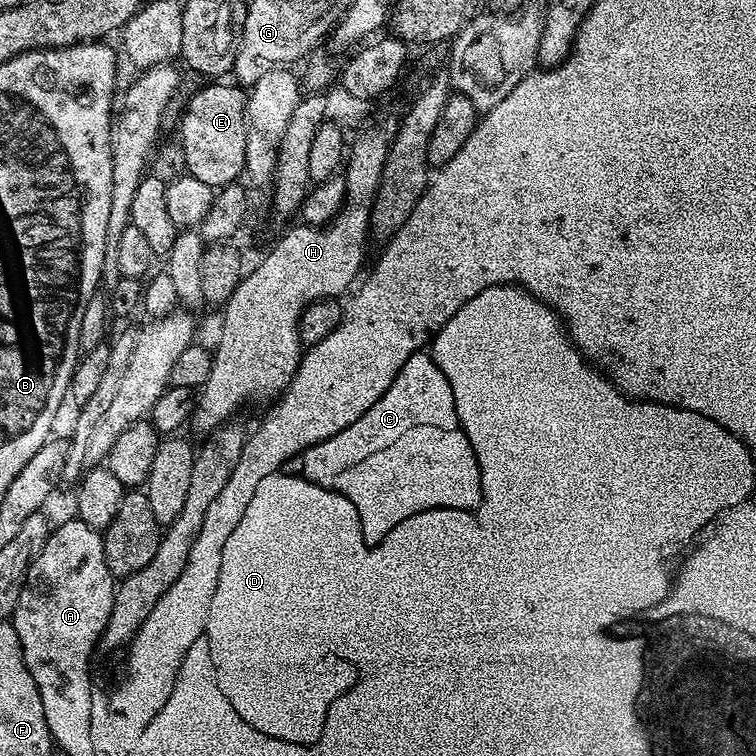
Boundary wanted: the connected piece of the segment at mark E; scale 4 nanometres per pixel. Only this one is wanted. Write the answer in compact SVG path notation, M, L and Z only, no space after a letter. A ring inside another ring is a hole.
M208 82L193 94L178 136L186 154L187 175L206 182L213 190L237 183L246 172L248 98L243 87L220 83L224 82Z

